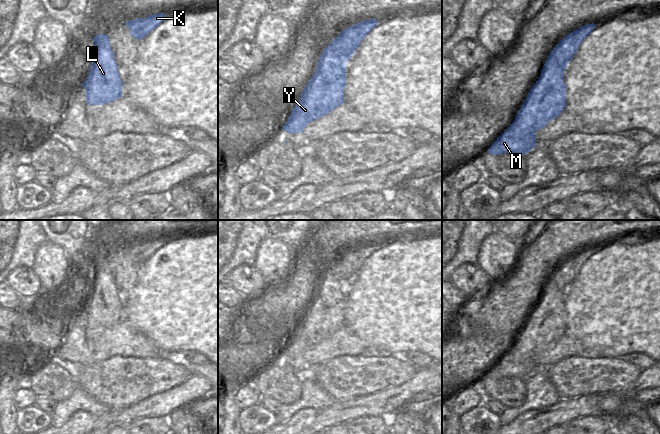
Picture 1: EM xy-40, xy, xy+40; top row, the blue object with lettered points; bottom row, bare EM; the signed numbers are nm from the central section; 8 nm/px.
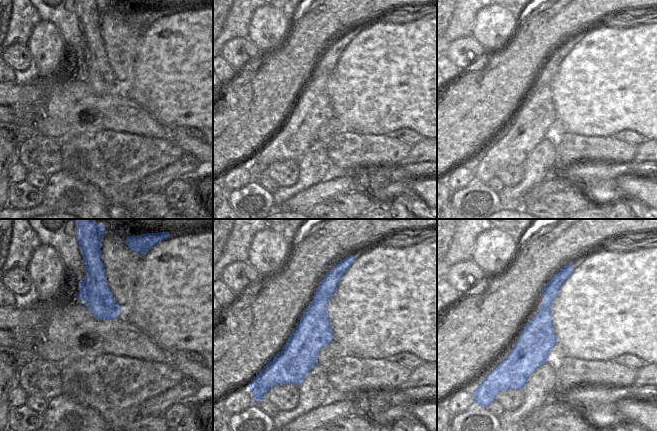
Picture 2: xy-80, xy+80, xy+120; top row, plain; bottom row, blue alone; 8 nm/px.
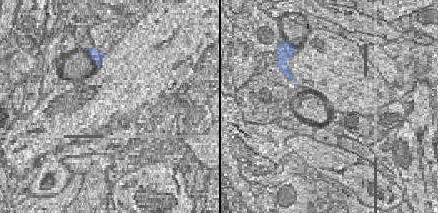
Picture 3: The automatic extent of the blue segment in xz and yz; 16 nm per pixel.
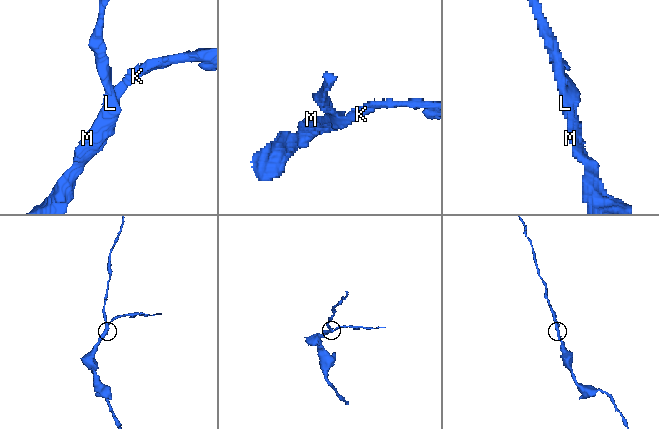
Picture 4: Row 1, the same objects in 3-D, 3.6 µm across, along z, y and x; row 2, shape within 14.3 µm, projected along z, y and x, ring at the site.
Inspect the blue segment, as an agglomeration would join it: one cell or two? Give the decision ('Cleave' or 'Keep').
Cleave.

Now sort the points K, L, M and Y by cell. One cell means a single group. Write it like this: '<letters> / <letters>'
K / L M Y

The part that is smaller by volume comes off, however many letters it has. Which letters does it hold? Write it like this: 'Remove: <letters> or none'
Remove: K

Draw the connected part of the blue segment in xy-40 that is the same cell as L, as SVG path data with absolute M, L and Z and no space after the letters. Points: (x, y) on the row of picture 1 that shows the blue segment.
M97 34L93 40L92 65L81 86L86 90L86 102L89 105L105 105L122 97L123 82L110 46L109 36Z

